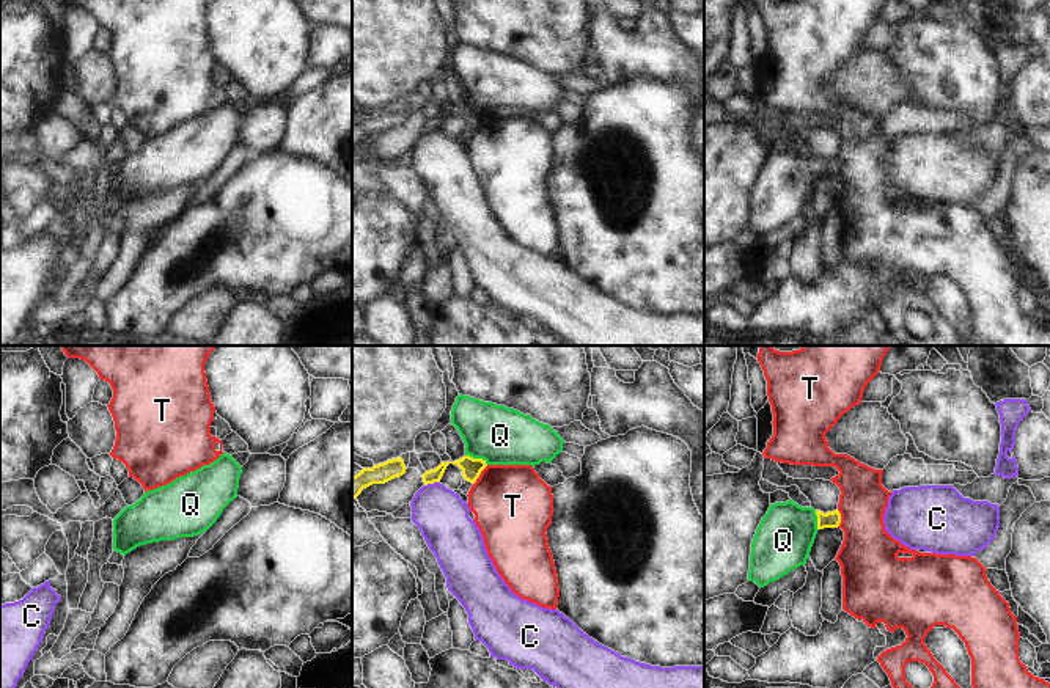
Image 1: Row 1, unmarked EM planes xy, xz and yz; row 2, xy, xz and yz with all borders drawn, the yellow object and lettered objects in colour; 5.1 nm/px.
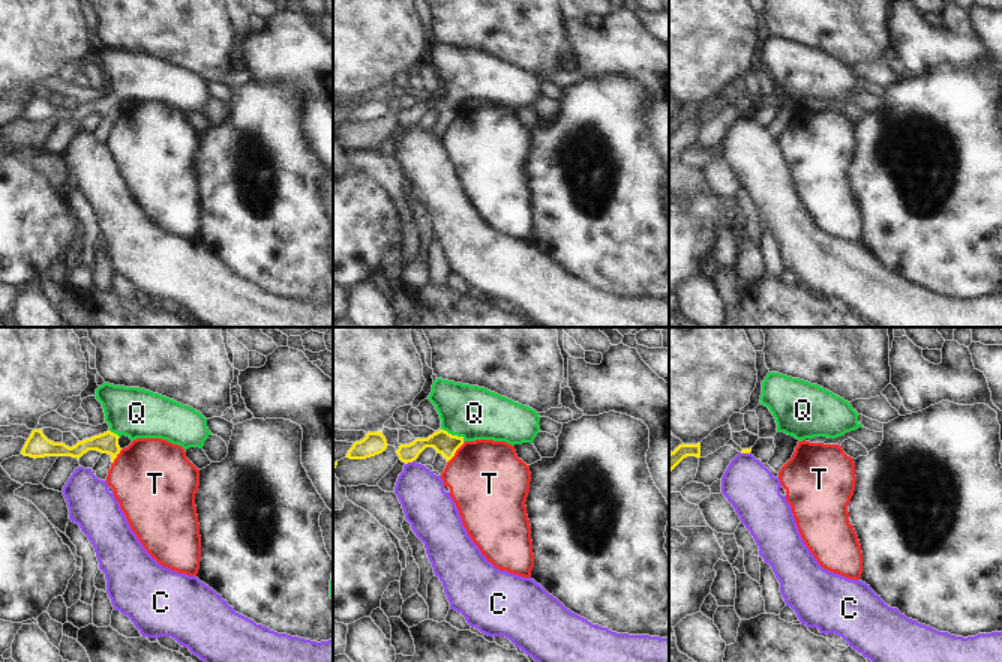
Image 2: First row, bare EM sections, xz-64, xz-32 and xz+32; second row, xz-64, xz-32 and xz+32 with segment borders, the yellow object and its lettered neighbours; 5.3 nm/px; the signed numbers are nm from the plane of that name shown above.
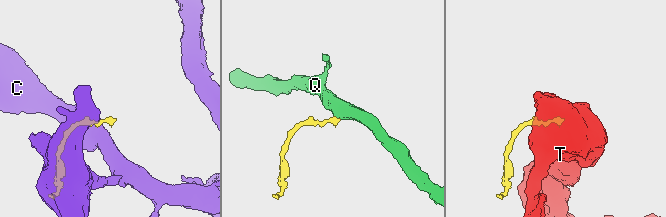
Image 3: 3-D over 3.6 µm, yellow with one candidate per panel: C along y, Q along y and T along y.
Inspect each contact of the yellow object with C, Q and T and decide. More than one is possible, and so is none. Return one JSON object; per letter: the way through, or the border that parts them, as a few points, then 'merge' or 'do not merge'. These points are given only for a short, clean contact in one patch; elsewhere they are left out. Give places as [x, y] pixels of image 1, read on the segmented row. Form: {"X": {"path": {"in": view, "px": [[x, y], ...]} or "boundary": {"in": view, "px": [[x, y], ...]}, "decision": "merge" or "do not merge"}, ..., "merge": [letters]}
{"C": {"boundary": {"in": "xz", "px": [[439, 481], [425, 486]]}, "decision": "do not merge"}, "Q": {"path": {"in": "xz", "px": [[470, 467], [477, 459], [500, 435]]}, "decision": "merge"}, "T": {"boundary": {"in": "xz", "px": [[488, 465], [473, 484]]}, "decision": "do not merge"}, "merge": ["Q"]}

